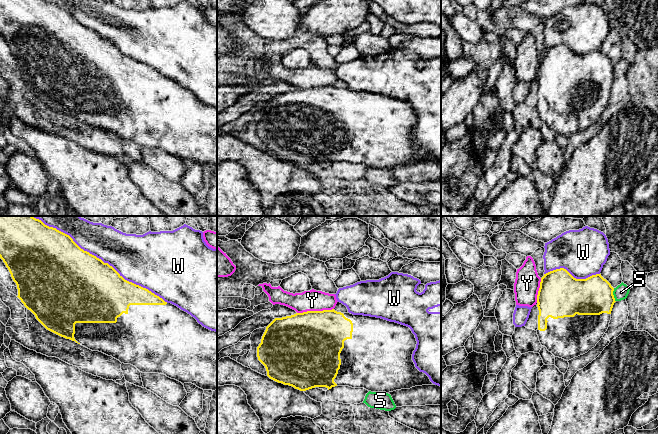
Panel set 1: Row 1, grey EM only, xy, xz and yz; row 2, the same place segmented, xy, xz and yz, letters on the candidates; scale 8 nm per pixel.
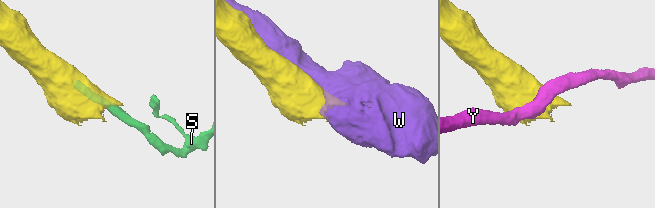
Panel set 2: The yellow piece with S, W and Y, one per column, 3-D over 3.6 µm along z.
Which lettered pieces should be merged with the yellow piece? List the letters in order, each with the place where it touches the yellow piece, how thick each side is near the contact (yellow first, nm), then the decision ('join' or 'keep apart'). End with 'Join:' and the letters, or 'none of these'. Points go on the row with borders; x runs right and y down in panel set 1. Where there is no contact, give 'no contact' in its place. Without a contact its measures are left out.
S: contact yz (613, 295); calibres 300 and 120 nm; keep apart
W: contact xy (98, 258); calibres 500 and 320 nm; keep apart
Y: contact xz (315, 311); calibres 480 and 170 nm; keep apart
Join: none of these

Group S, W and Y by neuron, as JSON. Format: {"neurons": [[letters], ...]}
{"neurons": [["S"], ["W"], ["Y"]]}

